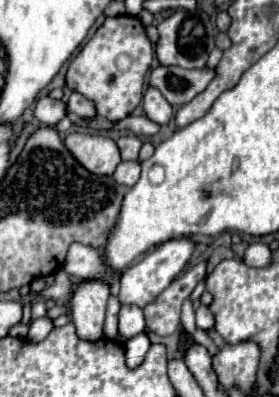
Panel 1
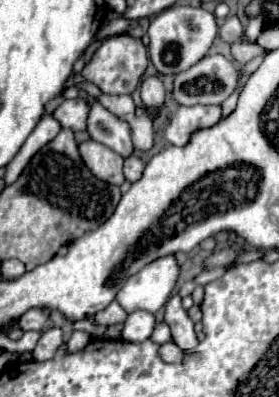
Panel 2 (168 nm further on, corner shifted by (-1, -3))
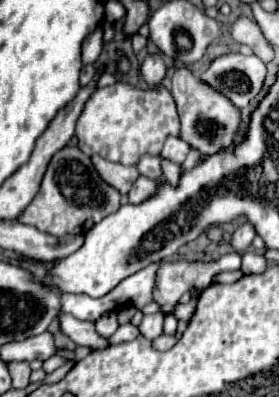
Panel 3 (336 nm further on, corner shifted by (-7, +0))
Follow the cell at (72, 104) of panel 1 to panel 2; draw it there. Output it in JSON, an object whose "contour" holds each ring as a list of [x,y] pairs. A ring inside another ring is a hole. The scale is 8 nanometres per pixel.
{"contour":[[[99,103],[91,107],[89,113],[89,133],[99,143],[107,145],[109,149],[117,151],[121,157],[135,155],[135,147],[129,141],[129,125],[119,121],[115,115],[111,115],[107,109],[103,109]]]}

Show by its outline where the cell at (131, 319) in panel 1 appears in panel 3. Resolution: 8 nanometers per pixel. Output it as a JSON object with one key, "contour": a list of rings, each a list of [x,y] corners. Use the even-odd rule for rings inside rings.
{"contour":[[[155,312],[155,314],[145,314],[141,324],[139,324],[139,332],[149,338],[149,340],[155,340],[157,336],[161,336],[163,332],[163,314],[161,312]]]}

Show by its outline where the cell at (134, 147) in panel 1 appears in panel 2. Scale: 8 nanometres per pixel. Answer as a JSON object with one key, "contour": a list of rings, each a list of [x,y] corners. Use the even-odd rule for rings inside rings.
{"contour":[[[129,157],[129,159],[125,159],[125,179],[129,181],[129,183],[135,183],[137,179],[141,179],[141,175],[143,175],[143,169],[145,169],[145,165],[143,165],[143,161],[139,159],[139,157]]]}

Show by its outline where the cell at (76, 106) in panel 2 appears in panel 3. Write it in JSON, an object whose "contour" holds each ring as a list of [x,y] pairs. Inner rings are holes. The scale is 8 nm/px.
{"contour":[[[117,82],[107,88],[97,88],[75,126],[75,136],[79,138],[79,148],[87,154],[99,154],[111,162],[137,164],[139,156],[153,154],[159,156],[165,138],[179,134],[179,116],[171,92],[165,86],[139,90],[131,84]]]}

